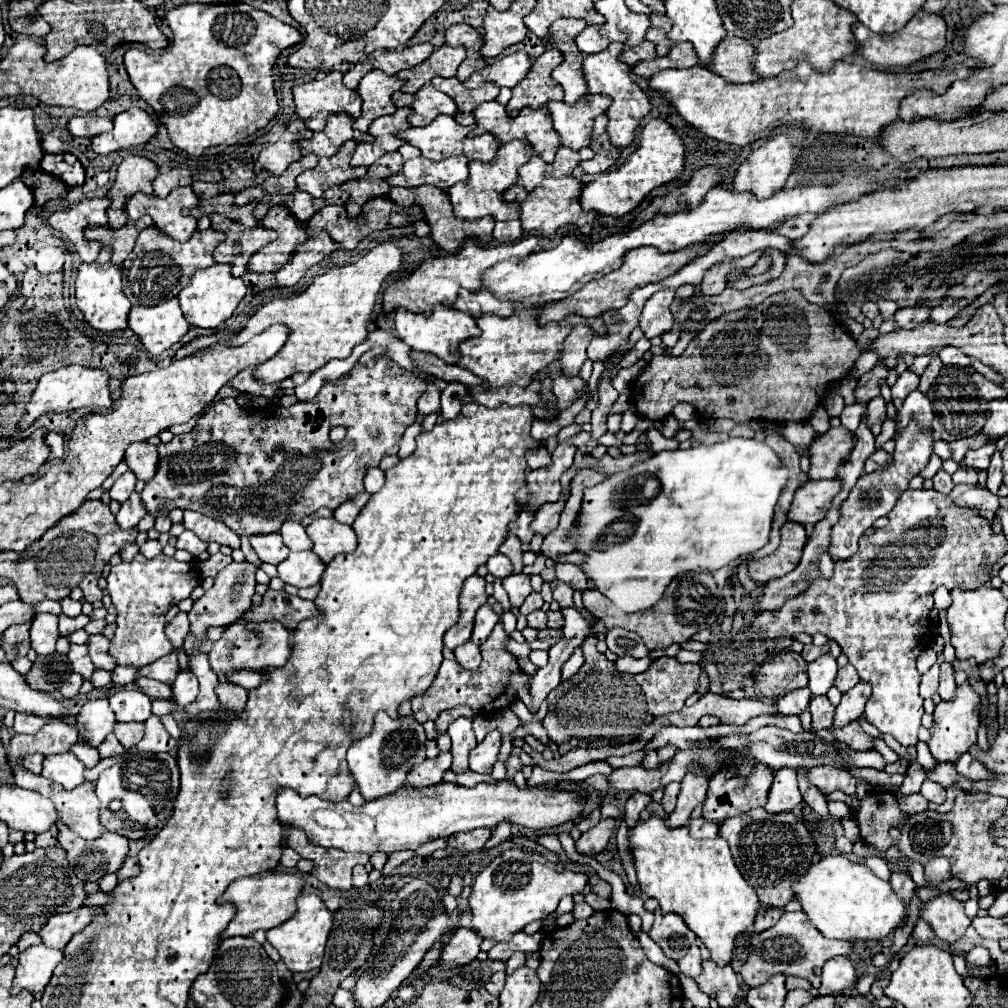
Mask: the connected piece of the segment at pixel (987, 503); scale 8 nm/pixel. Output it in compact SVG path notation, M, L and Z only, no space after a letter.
M955 486L949 492L949 498L957 506L969 506L969 508L983 508L995 512L999 506L999 496L991 494L987 488L981 486Z

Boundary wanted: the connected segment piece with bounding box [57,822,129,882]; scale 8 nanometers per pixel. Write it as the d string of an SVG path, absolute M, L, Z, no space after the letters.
M67 824L59 826L59 846L65 848L69 856L69 864L73 864L73 870L81 880L99 880L109 872L117 872L123 866L123 860L127 856L127 838L119 836L115 832L103 832L95 840L85 840L79 834L75 834Z

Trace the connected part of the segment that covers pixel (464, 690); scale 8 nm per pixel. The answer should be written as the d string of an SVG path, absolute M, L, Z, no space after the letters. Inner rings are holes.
M497 624L495 630L491 632L491 636L481 644L483 662L477 670L465 670L457 660L443 660L433 684L423 694L419 694L411 700L415 720L417 722L437 720L439 712L459 706L459 704L473 706L473 710L479 714L493 714L495 710L509 706L513 702L513 698L517 700L517 698L523 698L525 694L529 694L525 690L527 674L519 668L517 658L513 654L509 654L503 646L503 642L507 638L509 636L503 632L503 626Z

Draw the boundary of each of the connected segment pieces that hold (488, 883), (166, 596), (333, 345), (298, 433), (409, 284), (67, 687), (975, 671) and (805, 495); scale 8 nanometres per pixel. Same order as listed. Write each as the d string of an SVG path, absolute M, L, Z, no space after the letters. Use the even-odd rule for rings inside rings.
M509 850L497 856L481 874L477 874L471 888L469 906L473 912L473 930L483 938L493 938L497 942L507 940L511 934L523 930L529 922L543 920L555 912L563 896L573 896L583 892L589 878L583 872L561 870L547 860L523 860L523 850Z
M137 554L131 562L121 562L121 564L111 568L111 572L107 576L107 582L109 582L107 590L109 590L109 596L111 596L117 612L119 612L119 616L117 616L117 632L115 632L115 638L111 640L111 656L115 656L117 664L121 664L121 666L147 666L147 664L159 660L161 656L165 656L165 654L169 654L173 650L171 642L167 640L167 636L163 632L165 614L179 600L189 598L189 594L199 584L199 580L201 580L199 570L193 564L177 562L175 558L165 556L165 554L159 554L159 556L151 558L151 560L145 558L143 554Z
M387 240L369 250L365 256L361 256L353 264L331 268L329 272L317 276L313 284L291 298L275 298L267 304L263 304L253 318L247 322L247 326L233 338L231 346L241 346L249 338L261 334L271 324L287 324L291 334L285 342L285 348L277 352L277 356L269 358L265 364L259 364L255 368L255 376L265 382L281 382L295 372L315 372L331 358L347 358L351 350L367 340L367 326L371 324L371 316L375 310L375 300L379 294L379 288L385 278L391 274L399 274L403 268L403 250L395 246L395 242Z
M371 350L371 354L367 352L365 354L367 358L367 364L355 364L351 368L351 372L347 372L341 380L337 380L337 384L325 384L321 388L321 392L311 400L311 402L297 402L289 408L279 408L279 406L271 406L271 408L243 408L239 406L233 398L225 398L225 400L219 400L215 404L213 410L209 410L205 416L199 418L199 422L195 424L195 428L187 434L181 434L181 436L173 436L173 440L169 444L159 444L157 450L159 450L159 466L157 466L157 472L155 476L145 484L143 492L141 492L141 500L143 500L143 506L145 510L151 514L151 516L159 516L159 514L169 514L173 508L181 508L181 510L197 510L205 516L211 516L215 520L221 520L223 524L227 524L233 532L237 532L239 536L257 536L257 534L273 534L273 532L279 532L279 528L283 526L285 520L295 520L295 522L301 522L305 516L317 512L319 508L329 508L329 510L335 510L339 508L343 502L349 502L353 500L359 492L365 490L363 486L363 478L365 478L365 472L367 468L371 466L379 466L381 458L385 454L397 454L399 450L399 442L403 438L403 432L407 426L411 426L415 422L415 416L417 416L417 400L419 396L427 390L427 382L419 380L413 372L407 372L407 370L401 370L397 366L397 362L393 362L391 358L383 356L381 350ZM331 426L345 426L347 428L347 434L345 438L335 444L331 442L329 438L329 428Z
M527 236L515 244L495 244L495 246L477 246L475 242L463 244L463 248L457 254L445 256L445 258L431 258L425 260L409 278L397 280L389 284L389 288L383 294L383 310L393 312L397 308L407 308L409 312L423 312L431 314L435 306L451 306L457 300L459 288L465 288L469 292L479 292L483 288L483 274L493 268L497 262L509 260L509 258L527 258L533 254L539 246L539 236Z
M71 674L69 676L69 680L59 688L59 692L61 692L61 696L63 698L75 698L77 694L79 694L79 688L81 688L81 682L83 682L83 676L81 674Z
M969 658L969 660L957 660L957 662L953 662L953 666L955 666L955 670L965 670L967 672L967 676L969 678L975 678L975 680L981 680L981 672L979 672L979 664L973 660L973 658Z
M839 478L805 482L801 488L797 488L787 518L793 522L799 522L803 526L817 524L819 520L825 518L837 492L841 492Z

